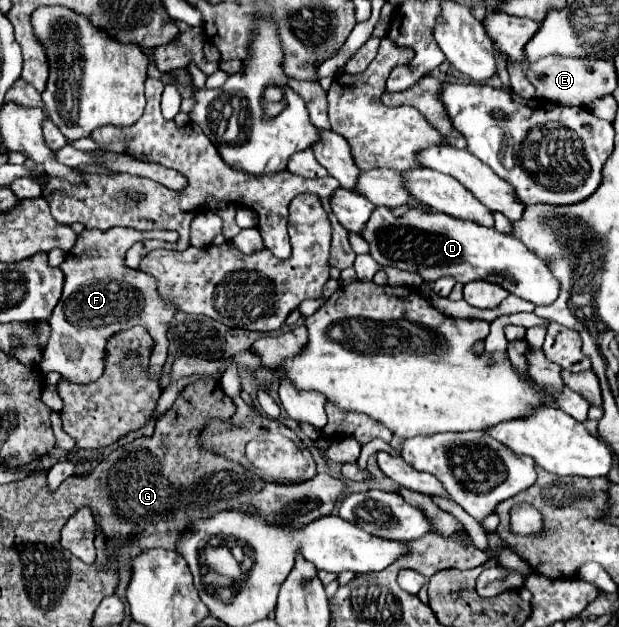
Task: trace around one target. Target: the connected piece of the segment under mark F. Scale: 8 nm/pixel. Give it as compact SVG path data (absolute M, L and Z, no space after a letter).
M109 228L109 230L83 230L77 236L75 246L69 250L69 254L65 256L65 260L61 262L61 272L65 274L65 284L63 284L63 294L59 304L55 306L51 318L49 318L49 326L53 328L53 336L49 336L49 344L45 346L45 356L43 362L39 364L41 372L49 372L55 370L61 376L79 382L79 384L87 384L97 380L103 374L103 356L105 356L105 344L107 338L113 336L115 332L127 330L135 324L143 326L151 338L155 340L155 348L153 348L153 356L149 360L151 378L159 378L161 376L161 366L167 358L167 330L169 330L169 320L173 320L173 316L177 314L177 306L167 300L165 296L161 296L161 292L157 290L157 280L141 270L133 270L125 264L125 252L143 238L160 238L167 242L173 242L178 239L179 234L172 230L152 230L148 232L137 232L133 228Z

